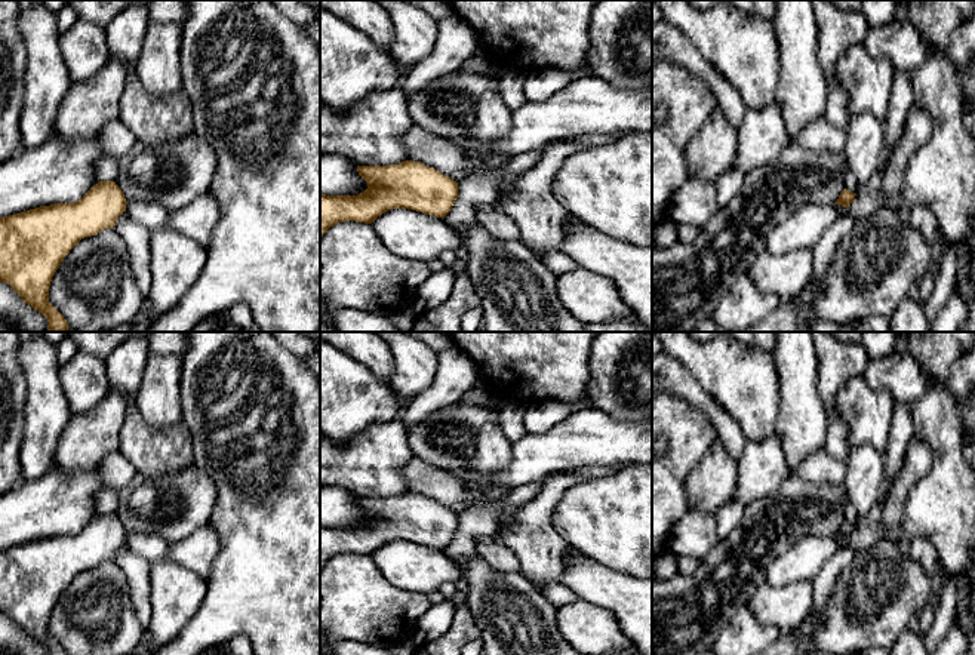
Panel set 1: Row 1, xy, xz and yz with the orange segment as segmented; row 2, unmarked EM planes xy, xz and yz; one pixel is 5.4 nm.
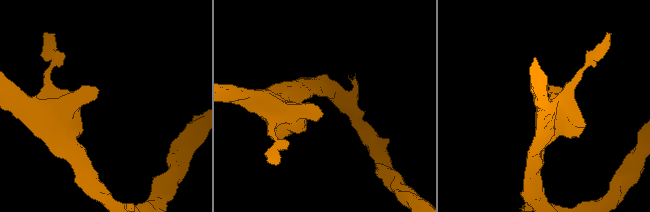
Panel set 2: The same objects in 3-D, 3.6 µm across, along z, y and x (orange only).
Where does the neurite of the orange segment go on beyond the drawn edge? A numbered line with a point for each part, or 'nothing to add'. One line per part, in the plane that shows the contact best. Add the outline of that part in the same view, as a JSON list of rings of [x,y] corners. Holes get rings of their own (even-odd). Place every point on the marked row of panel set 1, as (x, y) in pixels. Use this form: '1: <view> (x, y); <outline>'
nothing to add

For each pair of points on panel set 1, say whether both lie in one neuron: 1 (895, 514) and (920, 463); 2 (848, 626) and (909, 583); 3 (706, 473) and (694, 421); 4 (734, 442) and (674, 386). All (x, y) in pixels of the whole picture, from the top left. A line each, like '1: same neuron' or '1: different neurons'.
1: same neuron
2: same neuron
3: different neurons
4: same neuron

